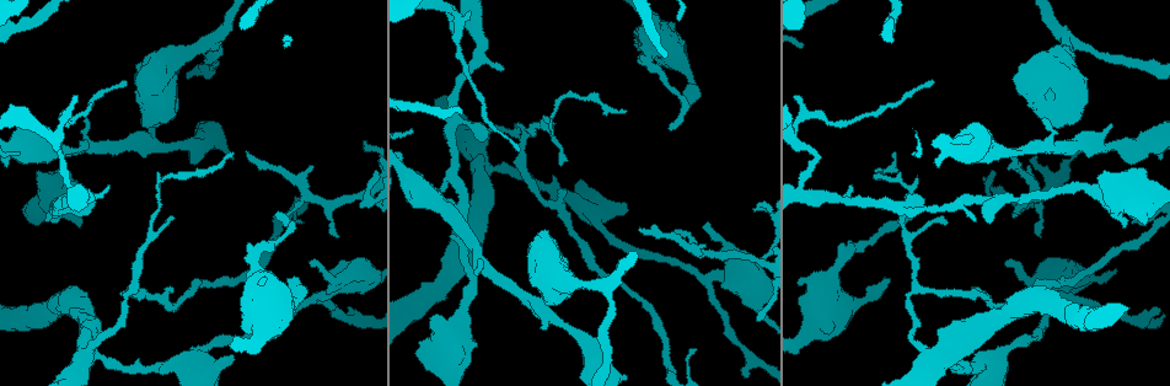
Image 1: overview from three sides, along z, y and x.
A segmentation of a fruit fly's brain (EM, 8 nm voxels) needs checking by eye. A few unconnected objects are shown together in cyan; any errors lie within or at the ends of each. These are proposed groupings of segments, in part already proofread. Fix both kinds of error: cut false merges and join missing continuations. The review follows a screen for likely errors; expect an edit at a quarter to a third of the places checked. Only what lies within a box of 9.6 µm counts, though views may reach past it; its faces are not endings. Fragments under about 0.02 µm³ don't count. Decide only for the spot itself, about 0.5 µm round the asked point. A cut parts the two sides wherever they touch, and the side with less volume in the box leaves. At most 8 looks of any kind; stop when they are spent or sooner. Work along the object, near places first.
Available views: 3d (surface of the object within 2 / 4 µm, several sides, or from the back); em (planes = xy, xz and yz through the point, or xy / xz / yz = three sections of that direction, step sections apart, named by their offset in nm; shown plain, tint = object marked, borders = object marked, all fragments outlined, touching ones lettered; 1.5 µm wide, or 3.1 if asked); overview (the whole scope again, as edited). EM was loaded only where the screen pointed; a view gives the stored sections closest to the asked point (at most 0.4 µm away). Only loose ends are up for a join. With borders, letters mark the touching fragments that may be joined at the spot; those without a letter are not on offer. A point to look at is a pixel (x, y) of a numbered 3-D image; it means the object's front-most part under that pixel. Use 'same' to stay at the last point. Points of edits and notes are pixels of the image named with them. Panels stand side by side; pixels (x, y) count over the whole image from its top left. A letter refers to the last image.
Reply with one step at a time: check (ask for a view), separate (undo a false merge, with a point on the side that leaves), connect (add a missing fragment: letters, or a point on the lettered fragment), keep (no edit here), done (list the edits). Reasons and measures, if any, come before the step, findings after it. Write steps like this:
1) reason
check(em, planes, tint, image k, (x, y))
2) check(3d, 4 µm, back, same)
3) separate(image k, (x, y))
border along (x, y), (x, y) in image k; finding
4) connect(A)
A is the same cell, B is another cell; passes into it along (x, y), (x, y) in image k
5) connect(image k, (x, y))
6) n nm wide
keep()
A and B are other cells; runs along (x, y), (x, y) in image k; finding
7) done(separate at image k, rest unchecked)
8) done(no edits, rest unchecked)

four-way junction
check(em, yz, step 4, tint, image 1, (485, 166))

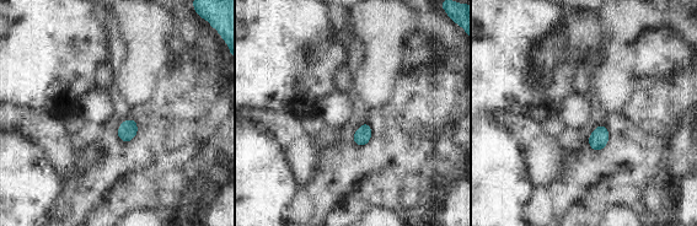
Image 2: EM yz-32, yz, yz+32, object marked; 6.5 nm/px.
check(em, xy, step 4, borders, same)

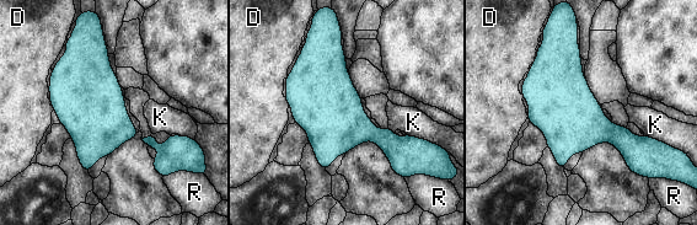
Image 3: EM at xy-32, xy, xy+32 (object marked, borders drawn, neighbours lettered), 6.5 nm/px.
keep()
D, K and R are other cells; border along (407, 134), (427, 140) in image 3; continuous, no second cell

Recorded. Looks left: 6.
check(em, planes, borders, image 1, (888, 280))

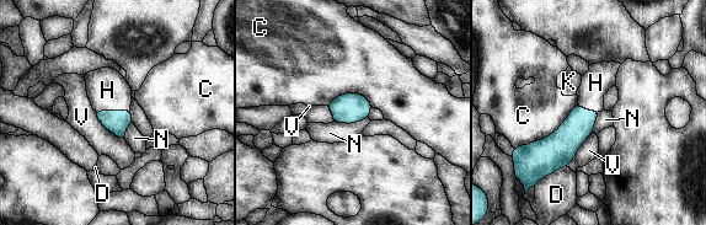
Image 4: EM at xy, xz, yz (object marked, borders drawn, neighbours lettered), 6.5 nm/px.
C touches over 500 nm
connect(H)
H is the same cell, C, D, K, N and V are other cells; passes into it along (116, 122), (112, 111), (107, 90) in image 4; the cell continues

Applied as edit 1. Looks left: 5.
check(overview)

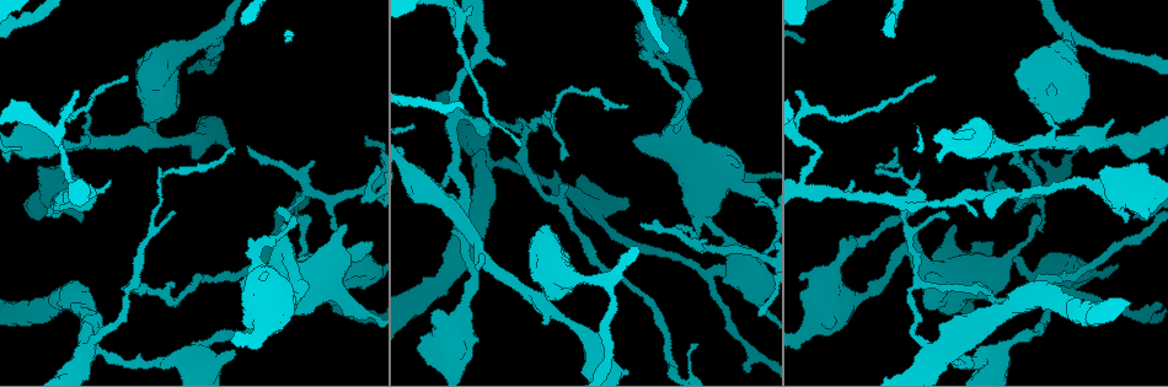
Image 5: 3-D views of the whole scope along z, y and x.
two arms in line, one across
check(em, planes, borders, image 5, (59, 204))

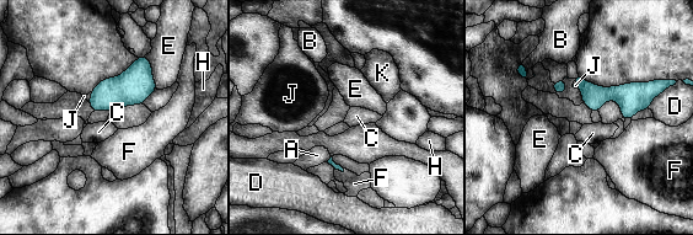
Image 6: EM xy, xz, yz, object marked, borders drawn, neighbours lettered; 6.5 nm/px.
160 nm wide
keep()
A, B, C, D, E, F, H, J and K are other cells; runs along (576, 80), (591, 94), (643, 94), (655, 83) in image 6; all the same cell

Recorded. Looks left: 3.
done(connect at image 4, rest unchecked)

